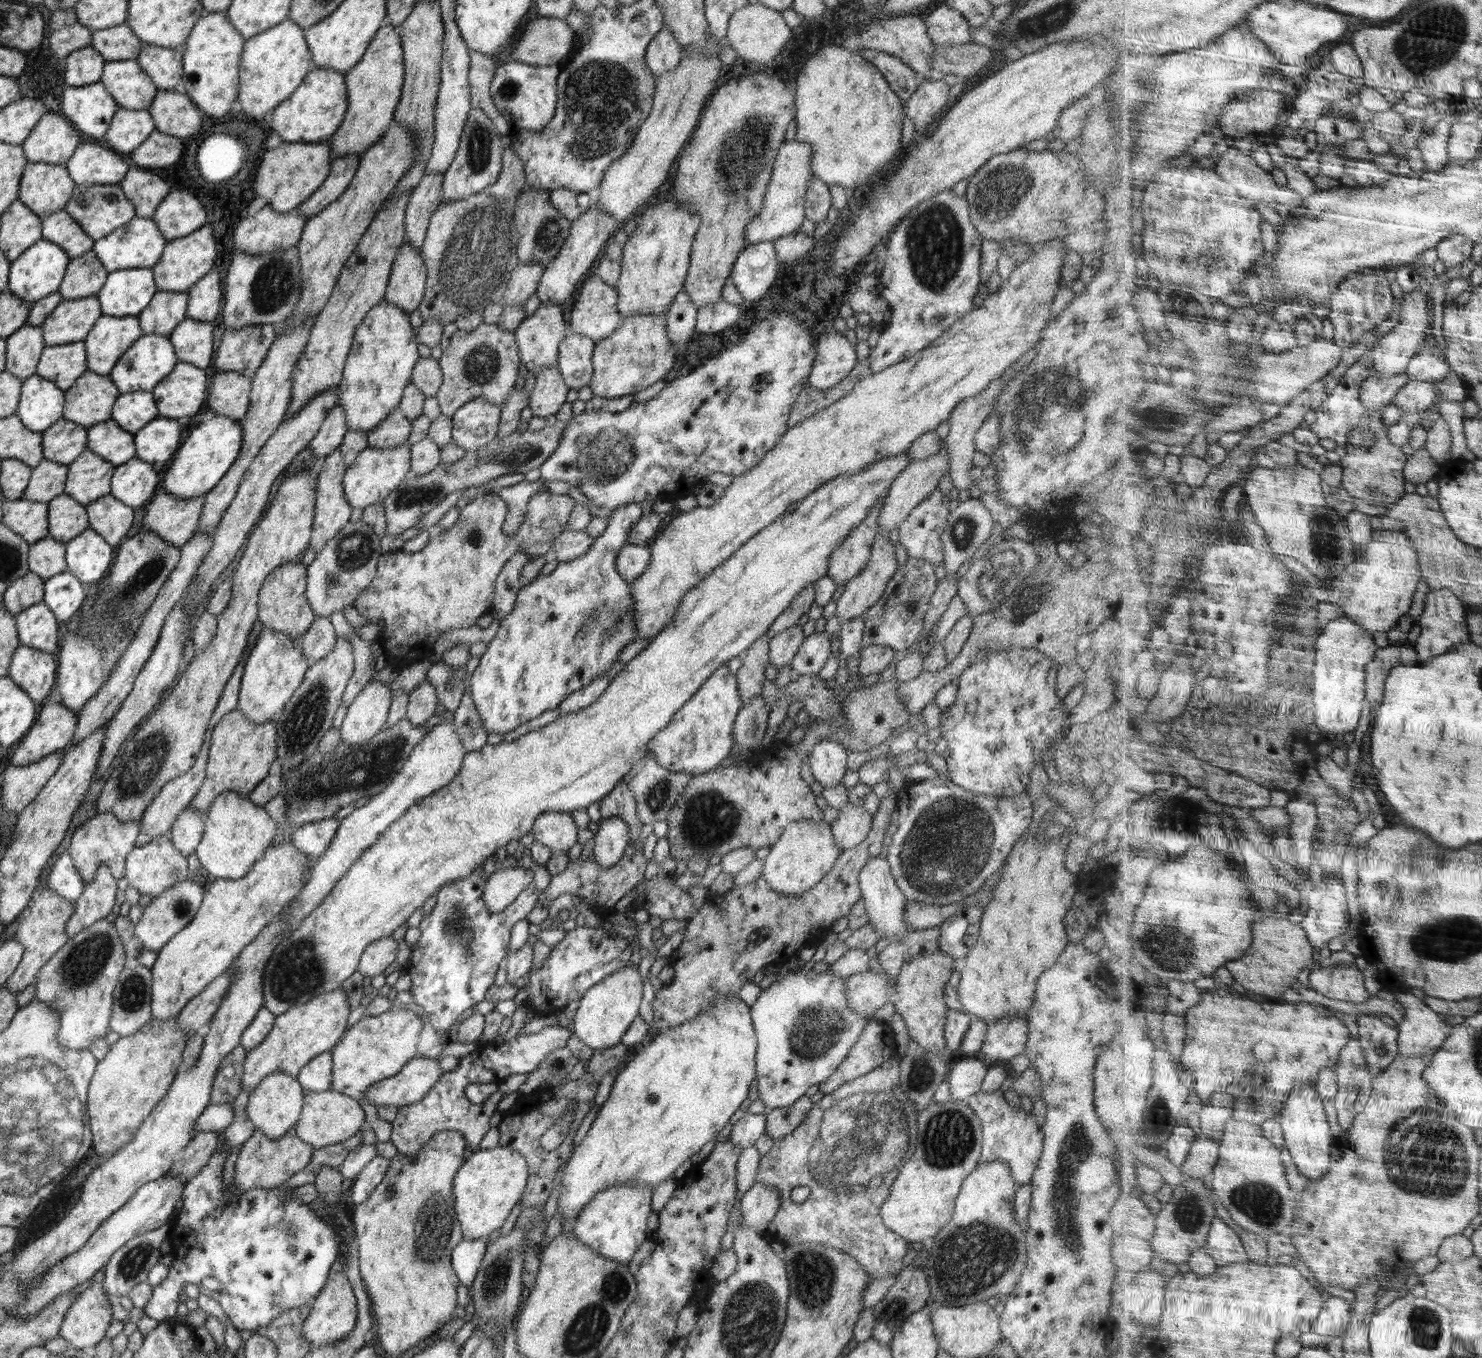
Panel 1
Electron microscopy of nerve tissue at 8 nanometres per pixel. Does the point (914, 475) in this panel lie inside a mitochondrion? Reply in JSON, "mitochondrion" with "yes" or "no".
{"mitochondrion":"no"}

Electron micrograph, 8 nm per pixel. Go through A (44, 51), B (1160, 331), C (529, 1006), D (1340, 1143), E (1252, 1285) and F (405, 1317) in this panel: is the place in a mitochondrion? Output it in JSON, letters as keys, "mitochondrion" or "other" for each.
{"A":"other","B":"other","C":"other","D":"other","E":"other","F":"other"}

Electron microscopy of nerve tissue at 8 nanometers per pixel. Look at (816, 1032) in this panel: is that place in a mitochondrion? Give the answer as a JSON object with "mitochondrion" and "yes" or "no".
{"mitochondrion":"yes"}

